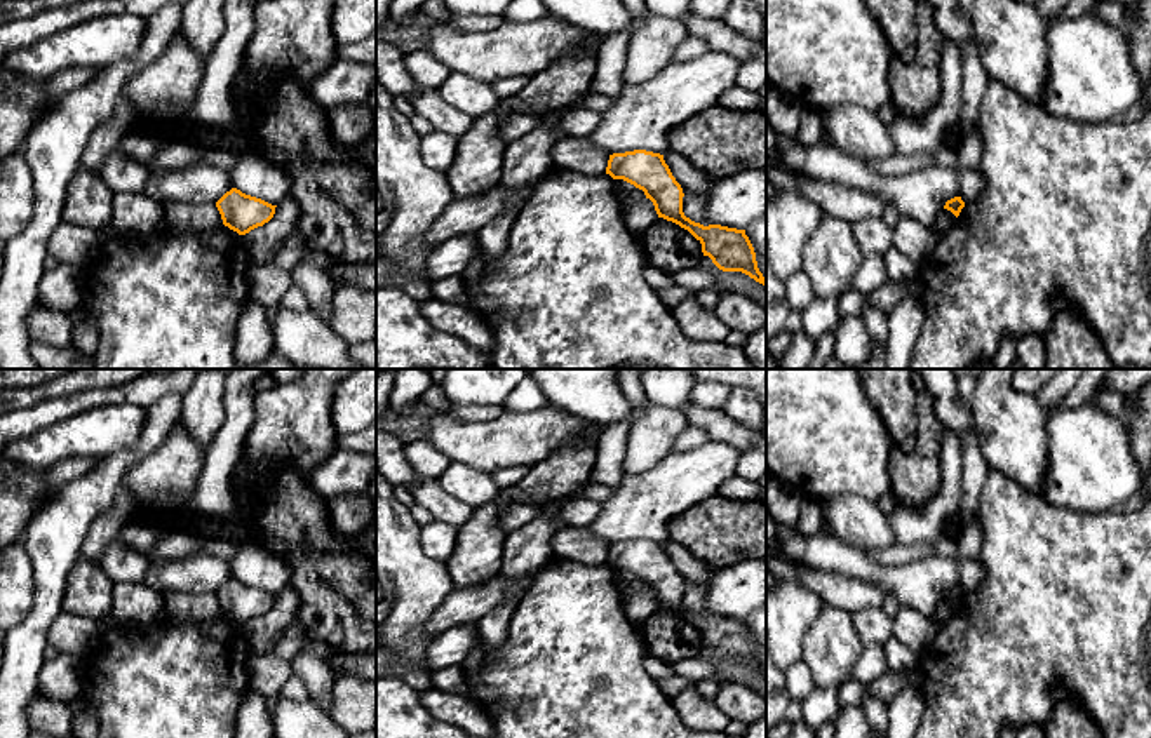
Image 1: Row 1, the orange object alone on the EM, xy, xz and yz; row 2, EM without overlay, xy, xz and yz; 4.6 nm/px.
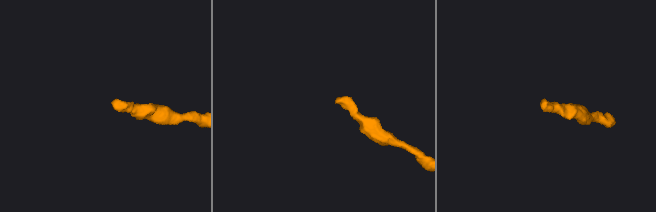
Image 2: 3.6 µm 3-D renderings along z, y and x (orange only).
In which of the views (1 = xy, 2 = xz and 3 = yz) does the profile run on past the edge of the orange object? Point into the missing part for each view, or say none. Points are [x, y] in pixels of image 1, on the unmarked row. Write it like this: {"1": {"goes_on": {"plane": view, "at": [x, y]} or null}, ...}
{"1": {"goes_on": null}, "2": {"goes_on": null}, "3": {"goes_on": null}}

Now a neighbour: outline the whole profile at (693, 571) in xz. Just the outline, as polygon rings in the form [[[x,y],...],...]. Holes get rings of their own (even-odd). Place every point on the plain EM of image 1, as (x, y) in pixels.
[[[669,541],[663,545],[672,566],[681,574],[684,585],[705,587],[709,581],[710,567],[695,559],[684,547]]]

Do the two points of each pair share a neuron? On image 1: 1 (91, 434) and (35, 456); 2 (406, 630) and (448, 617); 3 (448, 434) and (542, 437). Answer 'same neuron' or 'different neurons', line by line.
1: same neuron
2: different neurons
3: same neuron

